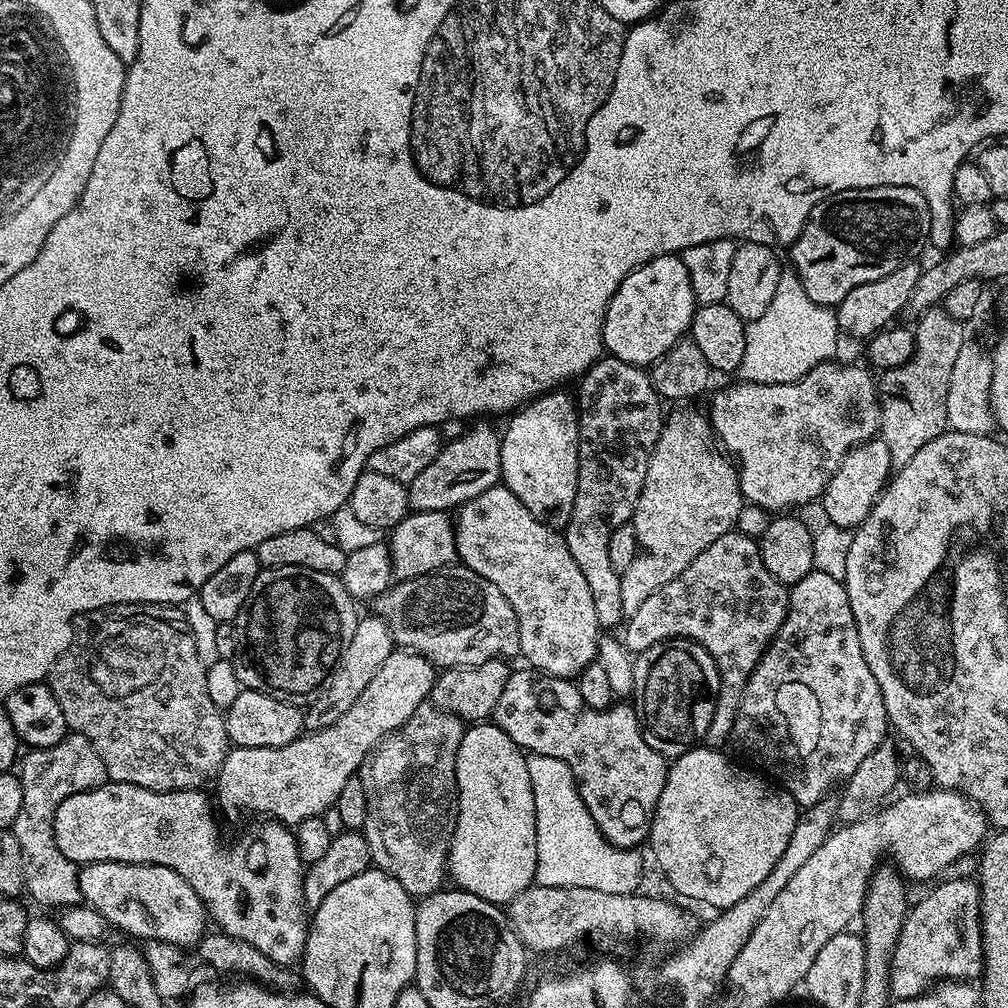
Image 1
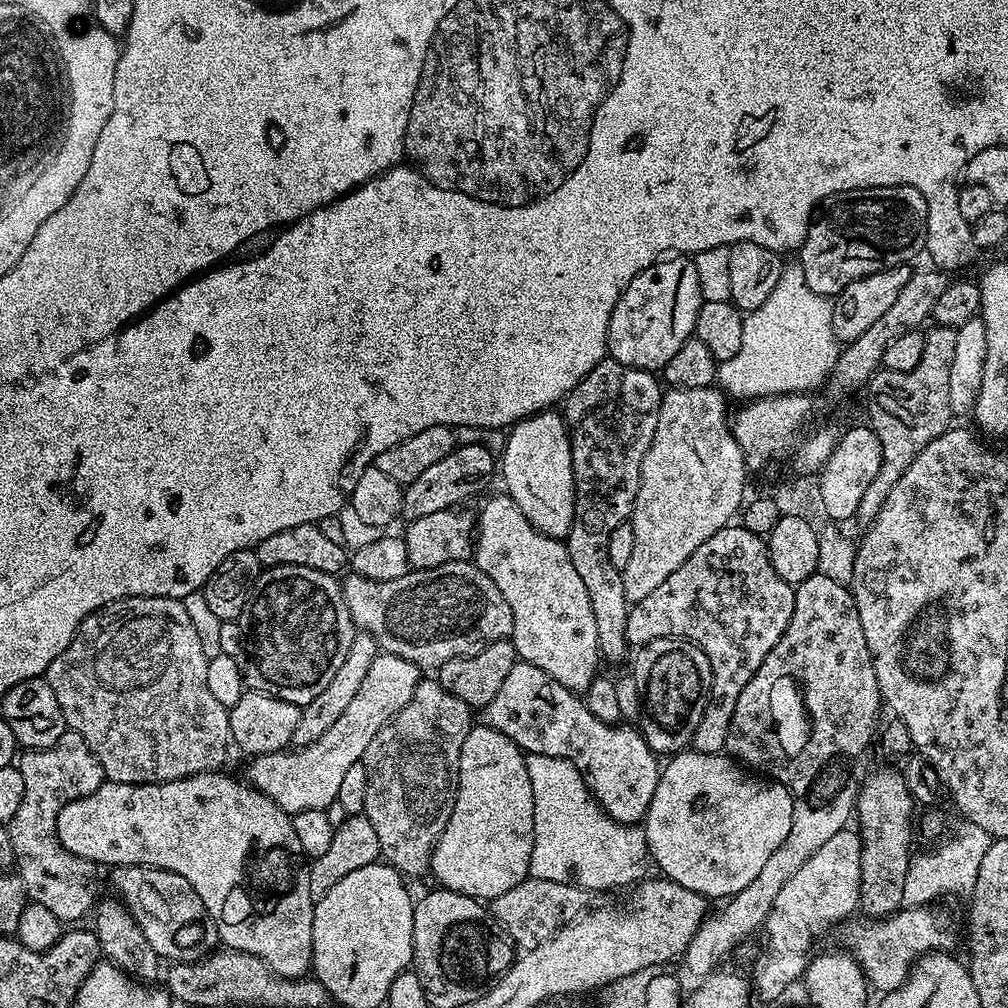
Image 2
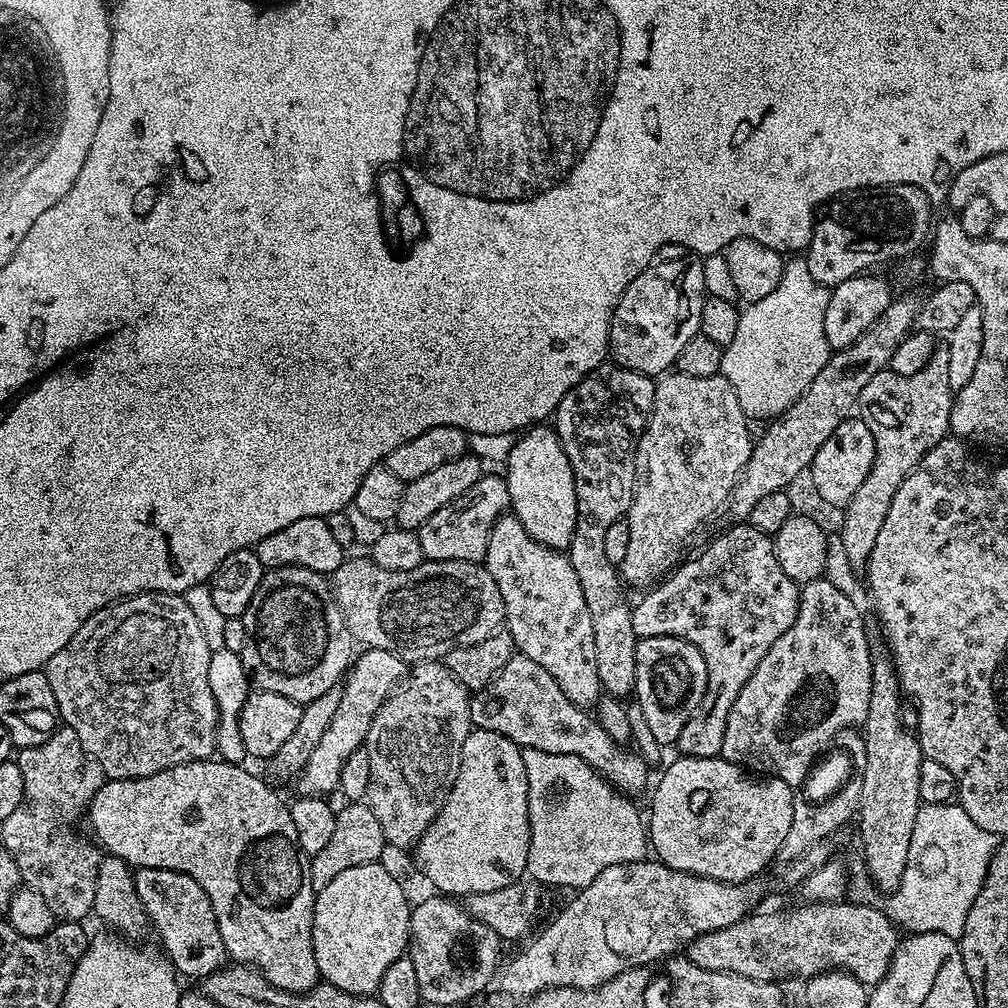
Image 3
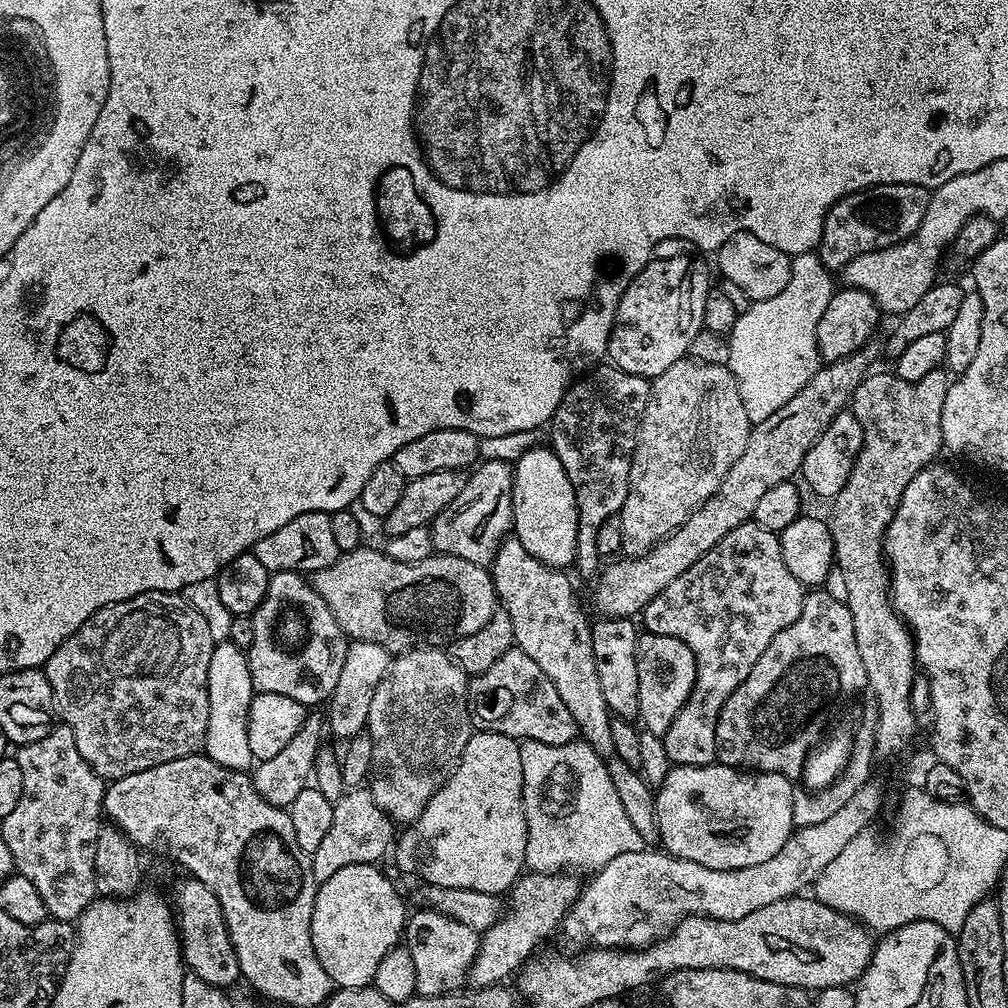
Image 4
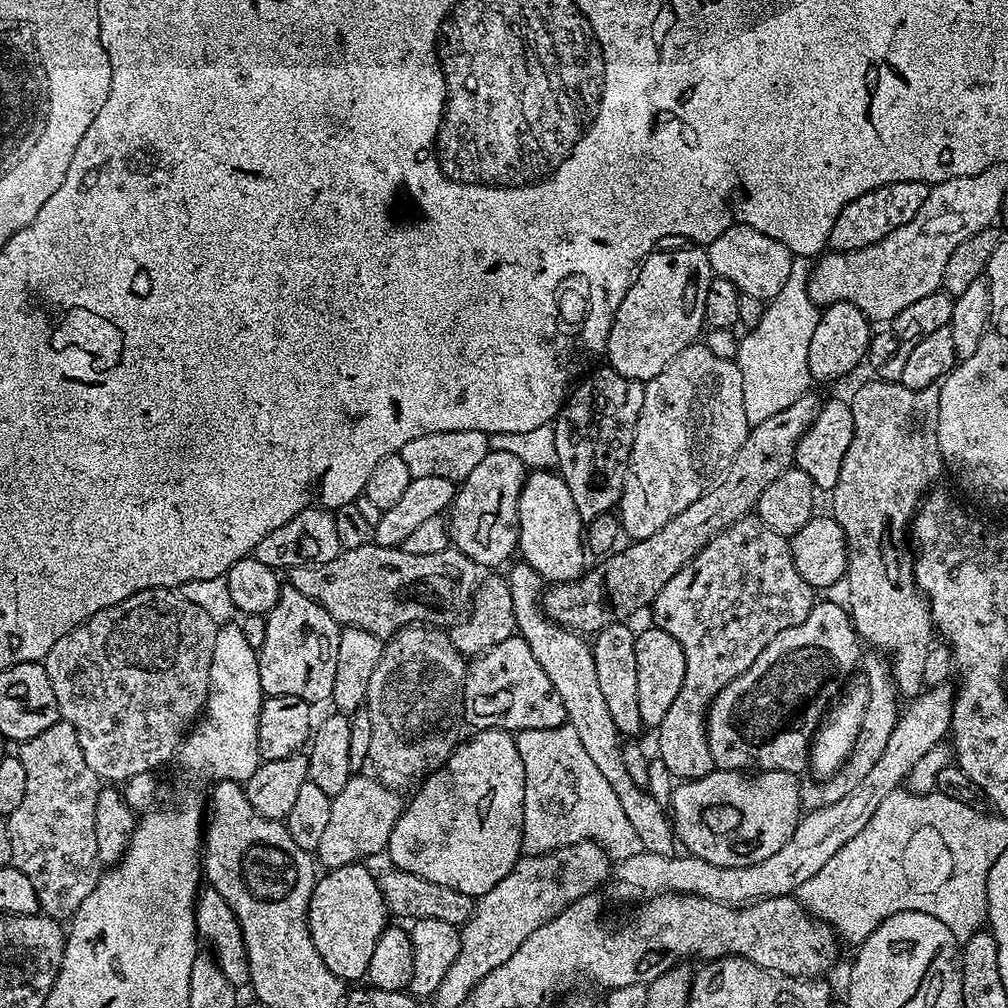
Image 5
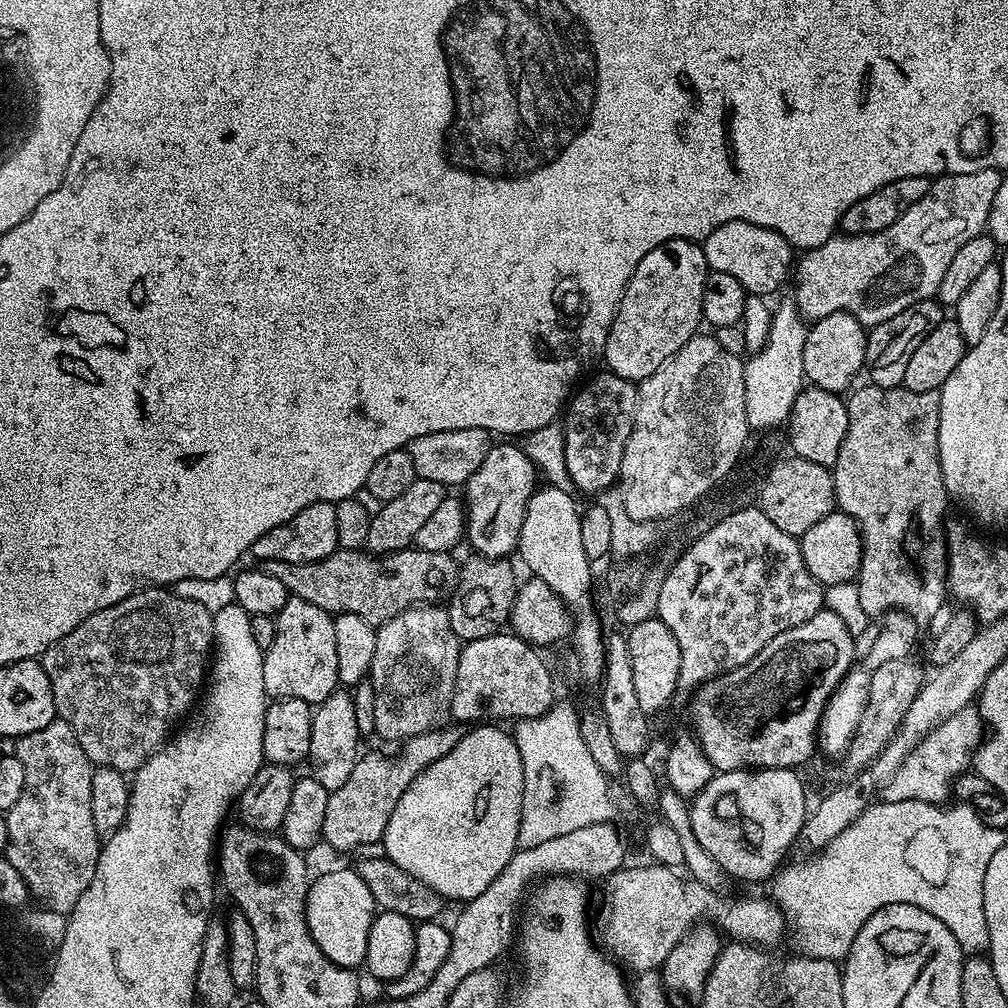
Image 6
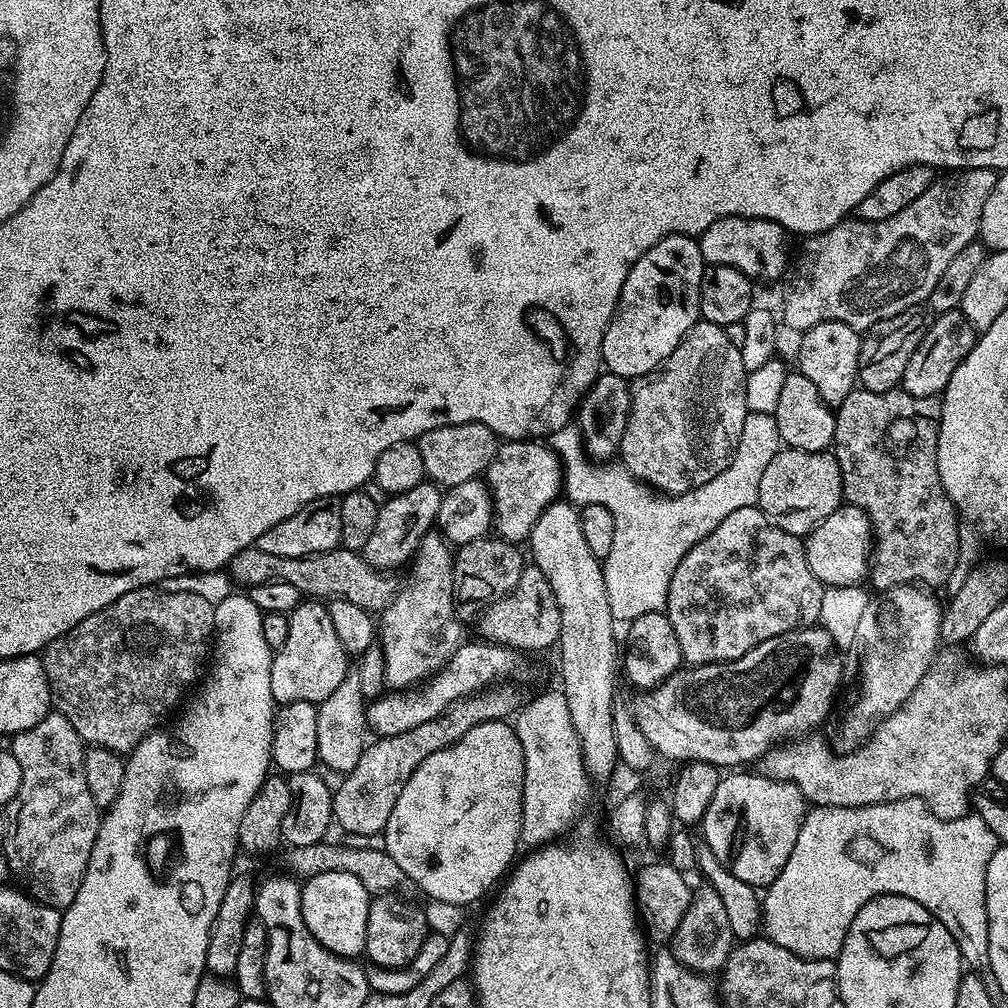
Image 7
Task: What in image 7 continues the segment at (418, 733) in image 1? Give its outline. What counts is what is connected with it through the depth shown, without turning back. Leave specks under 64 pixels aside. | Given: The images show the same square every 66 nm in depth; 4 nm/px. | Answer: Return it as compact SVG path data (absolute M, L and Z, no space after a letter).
M440 534L420 540L408 585L384 609L378 620L378 643L384 655L384 683L392 690L408 690L432 679L460 649L460 620L456 617L457 597L452 583L453 545Z

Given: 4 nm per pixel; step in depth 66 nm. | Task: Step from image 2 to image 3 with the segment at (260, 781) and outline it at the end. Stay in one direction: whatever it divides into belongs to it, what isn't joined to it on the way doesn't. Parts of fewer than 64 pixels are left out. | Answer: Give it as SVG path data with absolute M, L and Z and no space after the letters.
M364 648L361 653L361 656L359 653L353 659L342 681L342 699L338 701L338 711L334 713L334 719L330 726L326 726L326 734L322 734L314 754L310 754L306 766L295 781L295 791L301 796L327 797L329 793L339 789L342 762L346 762L346 758L350 758L354 750L364 747L364 739L368 737L374 714L378 714L382 702L386 702L386 698L405 679L405 661L390 654L390 650Z

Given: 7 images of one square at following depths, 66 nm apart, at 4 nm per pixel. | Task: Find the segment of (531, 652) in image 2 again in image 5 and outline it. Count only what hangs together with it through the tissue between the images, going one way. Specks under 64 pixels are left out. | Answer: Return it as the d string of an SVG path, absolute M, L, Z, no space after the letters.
M516 563L507 569L509 572L506 572L506 579L510 586L510 599L514 602L514 618L518 635L528 643L534 658L538 658L538 666L546 670L546 678L550 678L554 690L558 690L558 698L562 698L566 706L568 715L566 722L574 726L586 754L593 760L594 766L598 766L602 778L606 778L606 783L614 789L614 794L618 794L618 803L622 805L630 826L634 826L634 834L638 834L641 849L650 854L677 855L676 829L665 805L654 802L652 796L642 795L642 785L634 782L634 778L630 778L630 774L626 771L622 759L625 741L621 737L618 726L614 726L614 718L610 718L606 697L598 686L598 670L592 657L591 643L581 633L573 632L571 628L563 628L561 624L554 623L545 615L542 593L546 582L528 564Z

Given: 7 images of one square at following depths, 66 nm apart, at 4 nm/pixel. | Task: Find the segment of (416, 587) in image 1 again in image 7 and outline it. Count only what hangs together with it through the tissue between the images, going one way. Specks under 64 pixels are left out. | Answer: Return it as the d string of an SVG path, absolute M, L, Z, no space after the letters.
M253 546L234 554L226 571L232 577L233 585L244 584L245 589L260 586L262 582L287 582L297 588L301 597L349 600L354 602L354 606L362 606L373 614L383 613L398 591L398 583L392 577L395 575L385 574L381 569L370 566L359 551L343 546L302 558L277 558L276 555L266 554Z

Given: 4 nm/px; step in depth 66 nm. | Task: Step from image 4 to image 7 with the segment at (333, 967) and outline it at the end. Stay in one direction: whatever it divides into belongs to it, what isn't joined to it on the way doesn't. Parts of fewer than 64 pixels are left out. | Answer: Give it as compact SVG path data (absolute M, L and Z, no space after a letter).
M323 872L307 877L303 881L302 918L306 918L306 926L314 938L326 950L339 956L356 958L363 953L366 946L366 918L370 894L354 874L345 872Z

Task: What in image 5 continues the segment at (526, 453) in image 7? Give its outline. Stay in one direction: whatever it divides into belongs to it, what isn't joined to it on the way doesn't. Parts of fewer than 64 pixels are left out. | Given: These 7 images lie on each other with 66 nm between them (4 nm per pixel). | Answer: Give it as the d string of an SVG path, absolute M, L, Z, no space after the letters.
M506 450L497 452L488 451L486 458L470 474L470 478L459 481L456 489L456 497L452 499L450 511L447 513L448 535L451 547L456 548L466 558L470 558L484 570L496 570L499 564L507 565L513 559L514 553L518 548L518 521L516 519L516 507L518 498L524 489L524 477L526 469L514 454L506 454Z

